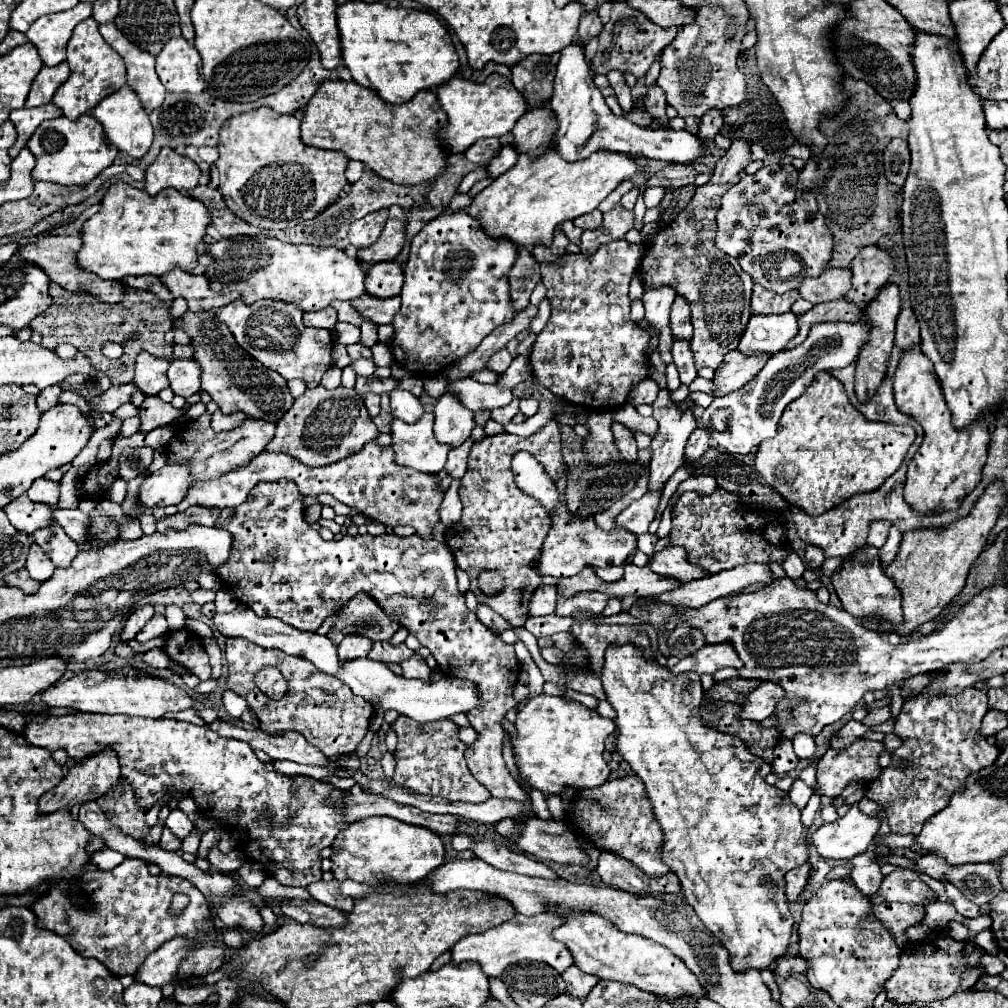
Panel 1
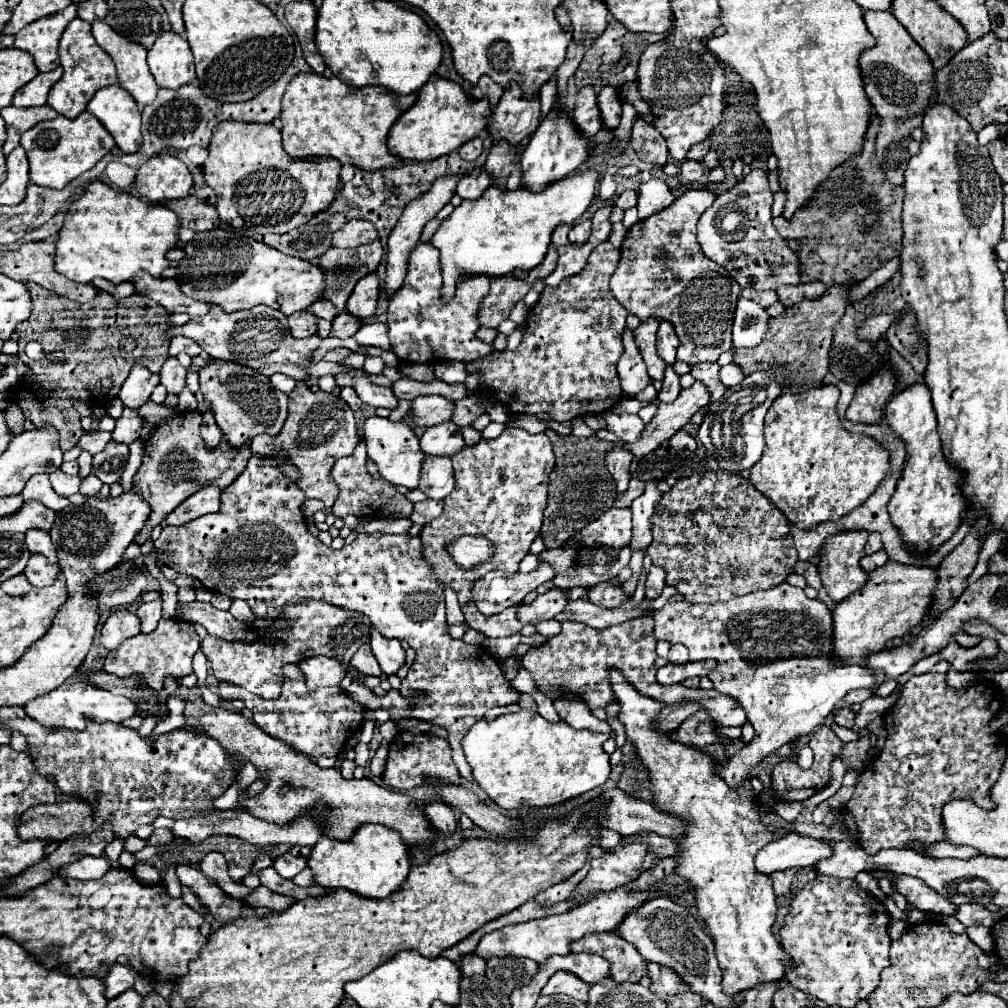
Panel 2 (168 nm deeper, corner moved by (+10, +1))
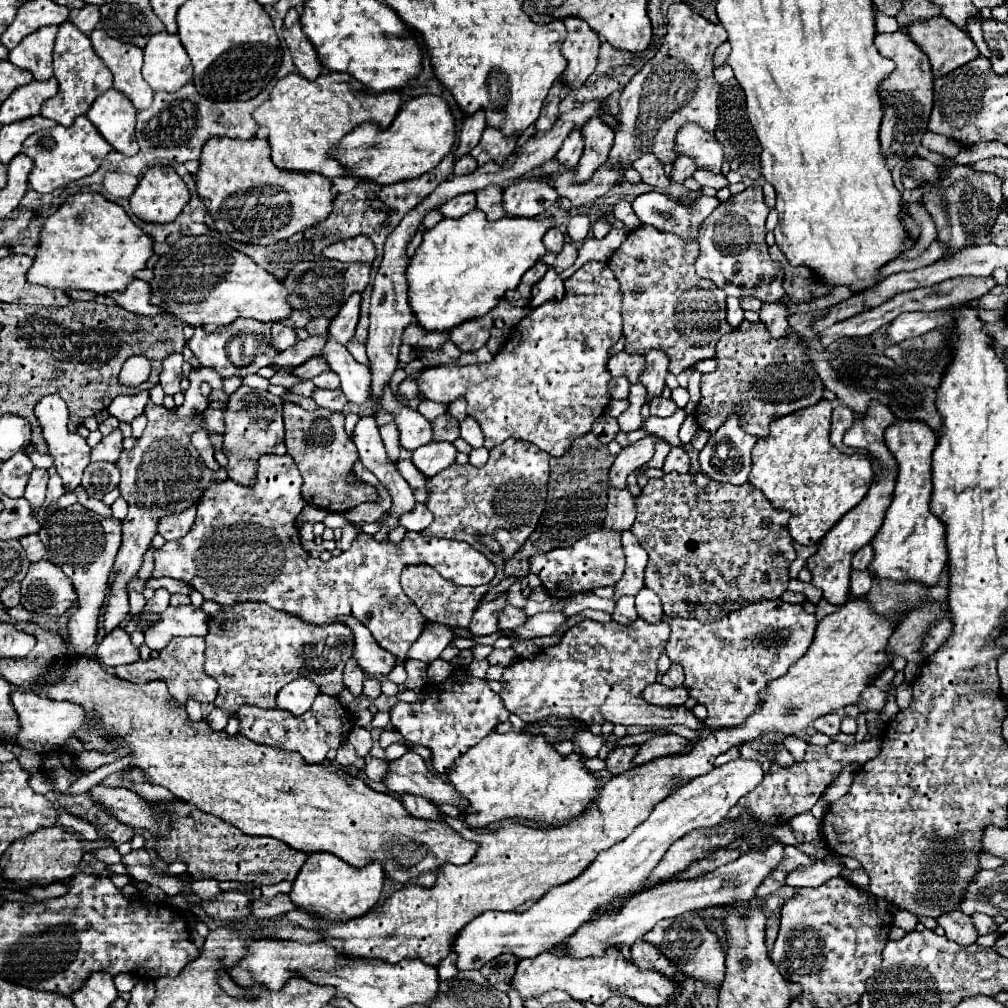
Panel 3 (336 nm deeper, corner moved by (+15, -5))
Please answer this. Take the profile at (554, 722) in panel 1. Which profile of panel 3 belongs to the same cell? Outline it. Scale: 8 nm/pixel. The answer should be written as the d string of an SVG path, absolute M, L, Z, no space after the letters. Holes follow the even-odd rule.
M491 731L485 739L481 739L481 743L477 743L477 747L471 747L463 757L453 761L447 777L449 785L453 785L453 789L469 803L469 809L461 809L463 821L469 829L483 829L503 819L531 819L545 825L563 823L581 815L581 811L585 811L585 807L597 795L599 787L599 781L583 767L583 759L577 753L563 759L555 747L545 743L545 739L537 739L525 731L509 731L505 735Z

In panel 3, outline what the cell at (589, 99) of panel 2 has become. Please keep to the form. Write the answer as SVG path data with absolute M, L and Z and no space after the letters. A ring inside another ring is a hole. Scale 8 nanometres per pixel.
M573 131L563 147L559 149L559 153L555 155L555 159L565 165L567 169L573 169L577 163L579 163L579 157L581 157L581 151L583 151L583 139L581 139L581 131Z

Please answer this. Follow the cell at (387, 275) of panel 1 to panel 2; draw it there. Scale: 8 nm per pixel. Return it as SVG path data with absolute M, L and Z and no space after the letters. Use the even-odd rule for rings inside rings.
M368 273L356 283L356 287L348 299L346 311L354 313L356 317L362 317L362 321L366 321L376 313L378 295L380 295L380 279L376 273Z

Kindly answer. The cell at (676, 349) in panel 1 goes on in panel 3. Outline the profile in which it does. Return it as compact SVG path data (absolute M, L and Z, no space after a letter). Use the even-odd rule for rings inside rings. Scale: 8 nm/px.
M657 397L657 399L653 399L653 403L649 403L649 409L651 409L653 417L671 417L677 411L677 405L671 399Z

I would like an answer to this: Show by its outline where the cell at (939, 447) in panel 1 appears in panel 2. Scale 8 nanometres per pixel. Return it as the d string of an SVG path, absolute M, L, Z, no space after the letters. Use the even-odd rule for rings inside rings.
M924 383L904 387L888 401L884 415L888 425L906 443L906 465L902 477L898 479L896 491L888 501L888 513L910 547L918 551L934 551L934 547L952 537L966 511L966 499L962 495L964 473L956 469L942 453L930 389Z

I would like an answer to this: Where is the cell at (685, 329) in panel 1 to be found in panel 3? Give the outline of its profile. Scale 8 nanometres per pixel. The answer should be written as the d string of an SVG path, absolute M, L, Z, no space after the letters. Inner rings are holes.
M649 351L645 355L645 361L647 361L647 365L639 377L639 383L647 389L645 403L649 403L653 397L661 397L661 393L665 389L665 375L667 375L669 359L663 351Z

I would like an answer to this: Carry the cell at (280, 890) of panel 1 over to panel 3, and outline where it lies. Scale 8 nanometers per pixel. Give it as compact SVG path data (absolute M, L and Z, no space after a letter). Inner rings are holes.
M201 879L201 881L191 881L191 891L195 895L199 895L201 899L213 899L221 893L219 889L219 881L213 879Z

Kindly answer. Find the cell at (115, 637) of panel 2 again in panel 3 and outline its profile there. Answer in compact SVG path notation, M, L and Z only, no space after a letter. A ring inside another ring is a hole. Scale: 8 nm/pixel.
M117 627L99 643L97 659L107 667L119 667L139 661L139 651L131 645L129 635L121 627Z

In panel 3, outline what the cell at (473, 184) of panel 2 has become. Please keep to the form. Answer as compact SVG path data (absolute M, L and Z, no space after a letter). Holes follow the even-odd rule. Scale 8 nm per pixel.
M463 193L463 195L457 195L453 197L451 201L445 201L437 207L437 211L443 215L443 217L449 217L449 219L459 219L463 217L465 213L473 211L475 209L475 195L473 193Z

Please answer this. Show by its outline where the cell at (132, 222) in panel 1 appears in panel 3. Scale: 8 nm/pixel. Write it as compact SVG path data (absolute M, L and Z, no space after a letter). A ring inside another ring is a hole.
M85 191L75 193L67 197L61 207L45 221L41 233L39 233L39 251L33 259L31 269L27 271L29 283L45 285L51 289L83 289L93 291L99 295L123 291L129 281L133 281L133 275L141 269L145 269L147 259L153 255L153 241L129 219L129 215L123 211L121 205L107 201L101 193Z

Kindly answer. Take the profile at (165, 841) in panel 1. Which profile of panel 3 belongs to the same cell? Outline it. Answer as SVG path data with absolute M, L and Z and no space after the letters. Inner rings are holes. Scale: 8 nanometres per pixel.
M103 845L103 847L97 847L93 851L93 855L103 861L105 865L111 865L111 863L121 863L121 855L117 853L117 849L113 845Z

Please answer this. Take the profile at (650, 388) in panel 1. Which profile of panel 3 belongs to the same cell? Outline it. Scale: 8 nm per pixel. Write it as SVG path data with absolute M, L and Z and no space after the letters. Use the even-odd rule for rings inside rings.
M611 379L609 393L613 399L627 399L629 395L629 381L627 379Z

